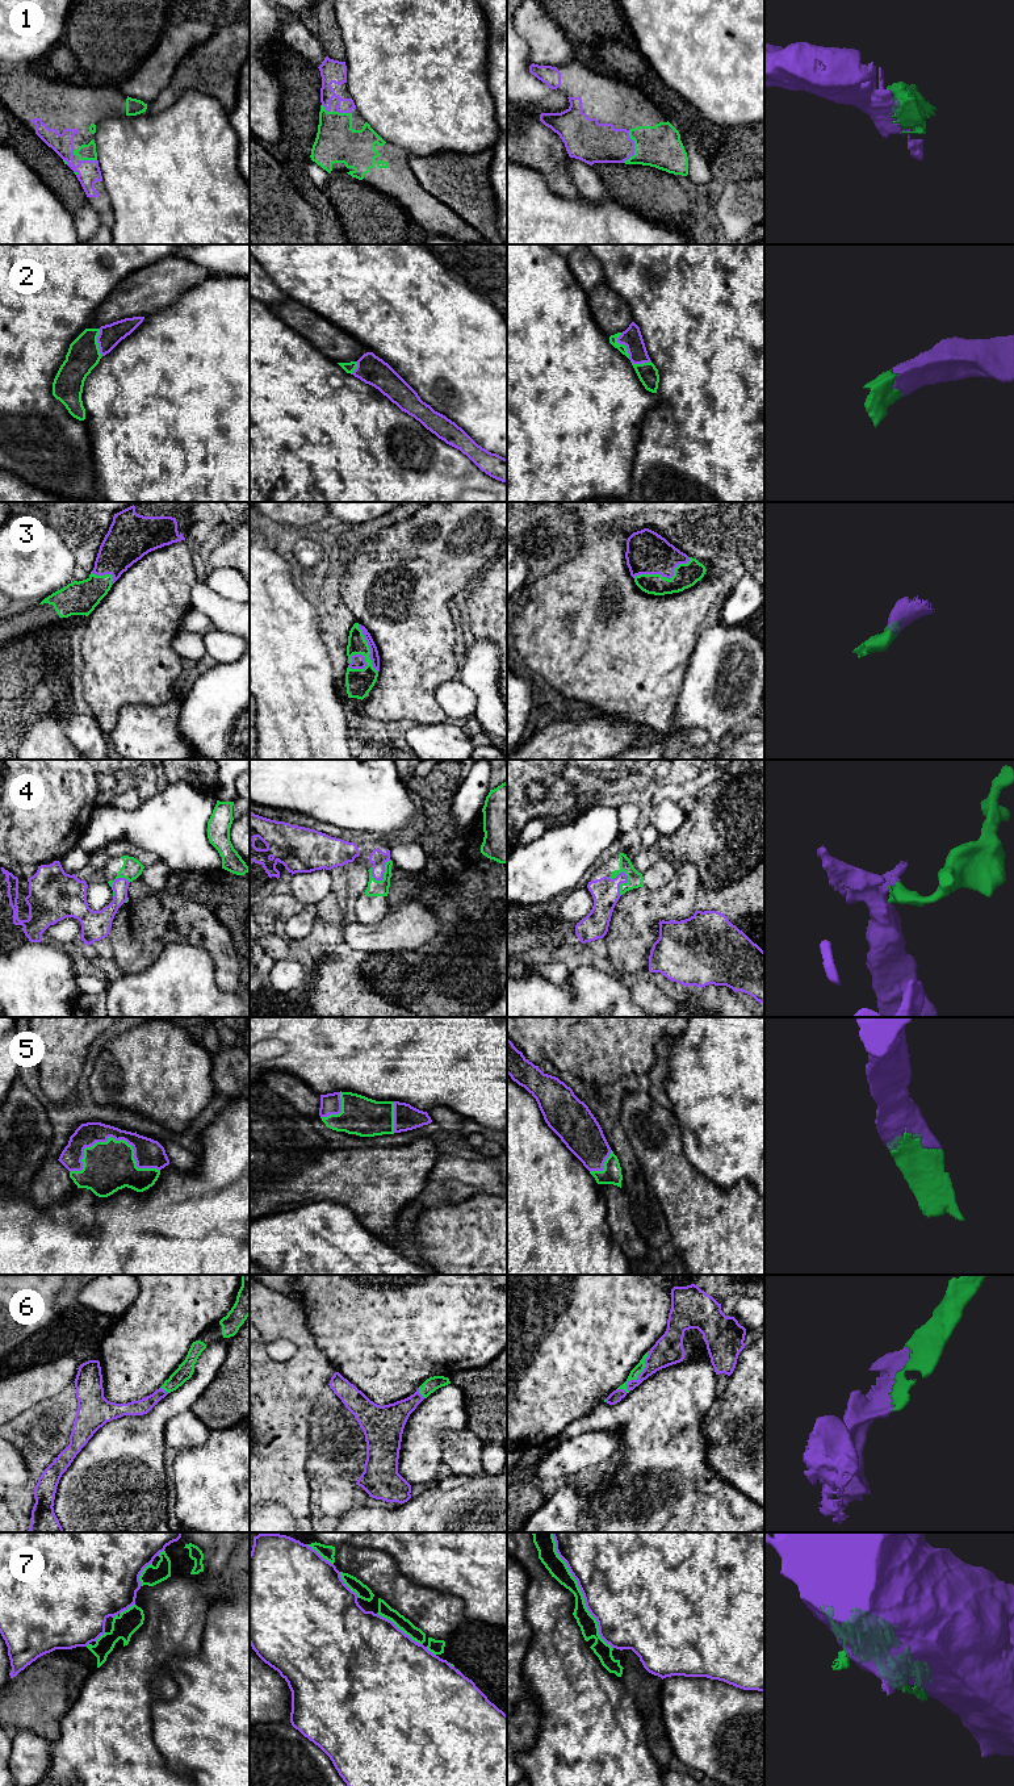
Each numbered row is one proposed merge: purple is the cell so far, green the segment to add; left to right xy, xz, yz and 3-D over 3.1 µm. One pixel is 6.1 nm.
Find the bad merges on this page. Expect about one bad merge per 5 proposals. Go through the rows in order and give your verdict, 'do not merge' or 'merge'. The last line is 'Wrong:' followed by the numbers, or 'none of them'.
1: merge
2: merge
3: merge
4: merge
5: merge
6: merge
7: do not merge
Wrong: 7

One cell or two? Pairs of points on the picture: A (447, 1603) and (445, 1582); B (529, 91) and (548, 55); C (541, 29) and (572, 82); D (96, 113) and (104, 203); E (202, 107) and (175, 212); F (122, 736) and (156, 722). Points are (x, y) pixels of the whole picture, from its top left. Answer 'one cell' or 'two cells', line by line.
A: two cells
B: two cells
C: two cells
D: one cell
E: one cell
F: one cell

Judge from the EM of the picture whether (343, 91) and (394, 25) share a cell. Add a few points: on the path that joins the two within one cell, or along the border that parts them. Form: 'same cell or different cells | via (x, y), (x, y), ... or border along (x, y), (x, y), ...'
different cells | border along (344, 62), (346, 84), (355, 107), (360, 112)

